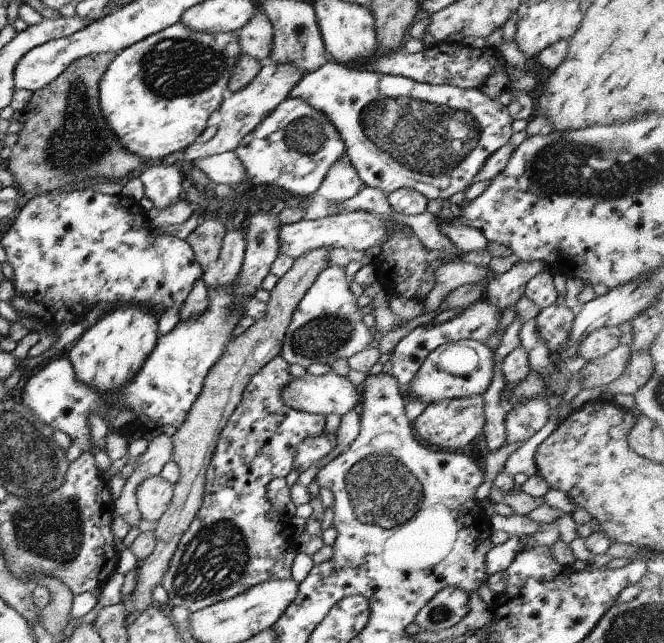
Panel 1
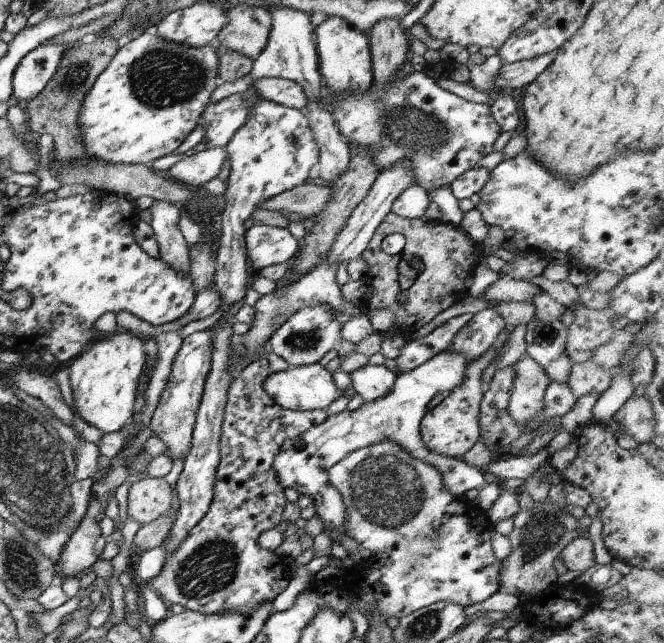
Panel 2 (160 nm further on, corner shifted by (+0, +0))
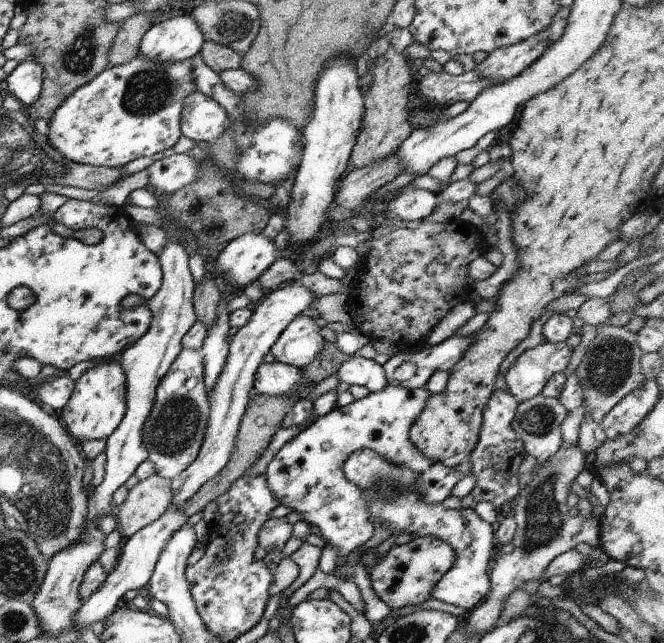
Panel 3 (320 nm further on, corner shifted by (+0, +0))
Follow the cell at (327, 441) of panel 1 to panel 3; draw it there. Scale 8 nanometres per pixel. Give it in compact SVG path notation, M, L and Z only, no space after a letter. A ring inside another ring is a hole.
M388 384L383 390L371 391L364 398L354 400L343 407L334 407L323 417L314 420L305 430L285 442L267 464L264 472L267 489L275 494L279 505L287 506L292 512L297 512L301 516L301 521L309 527L318 528L325 542L324 546L327 549L336 549L337 558L332 576L341 577L341 568L350 563L347 554L361 547L373 535L371 518L367 514L367 506L363 501L361 490L355 484L347 482L342 476L341 466L349 454L359 449L370 449L395 466L409 468L413 474L417 474L417 480L419 480L417 492L423 494L425 502L441 503L450 496L452 488L462 478L455 468L443 466L420 454L409 441L409 428L423 410L427 398L429 398L429 392L424 387L403 388L400 385Z

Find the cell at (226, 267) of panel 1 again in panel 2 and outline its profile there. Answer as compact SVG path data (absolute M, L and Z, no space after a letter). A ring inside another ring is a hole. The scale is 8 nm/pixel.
M209 284L201 292L194 295L191 307L182 316L169 322L169 324L163 324L161 330L163 330L163 333L169 332L169 330L179 330L181 326L191 321L203 320L203 318L211 316L219 306L221 306L221 298L219 298L219 294L215 290L215 284Z

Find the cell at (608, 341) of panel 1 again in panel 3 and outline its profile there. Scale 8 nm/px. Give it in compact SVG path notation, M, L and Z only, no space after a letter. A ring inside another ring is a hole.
M545 342L521 352L504 375L506 390L518 402L541 395L549 378L568 366L572 351L566 342Z

